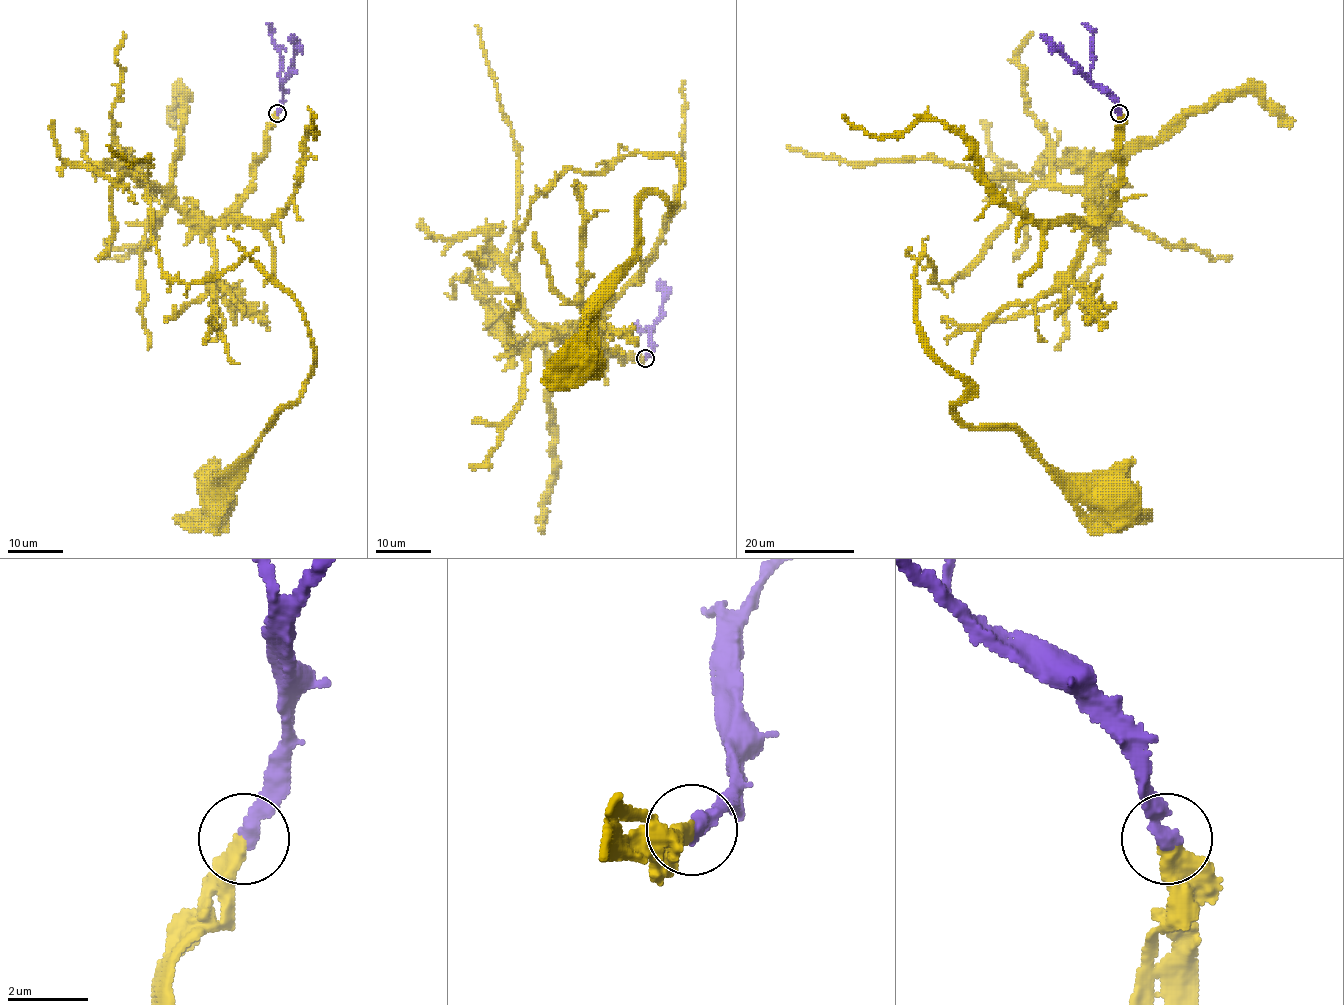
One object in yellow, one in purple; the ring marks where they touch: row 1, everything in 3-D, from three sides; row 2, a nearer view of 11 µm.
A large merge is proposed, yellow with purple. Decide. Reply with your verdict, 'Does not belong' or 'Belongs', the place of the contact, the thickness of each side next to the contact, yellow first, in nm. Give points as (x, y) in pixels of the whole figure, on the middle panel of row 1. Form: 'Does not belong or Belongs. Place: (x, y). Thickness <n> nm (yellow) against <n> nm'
Belongs. Place: (645, 358). Thickness 440 nm (yellow) against 400 nm

